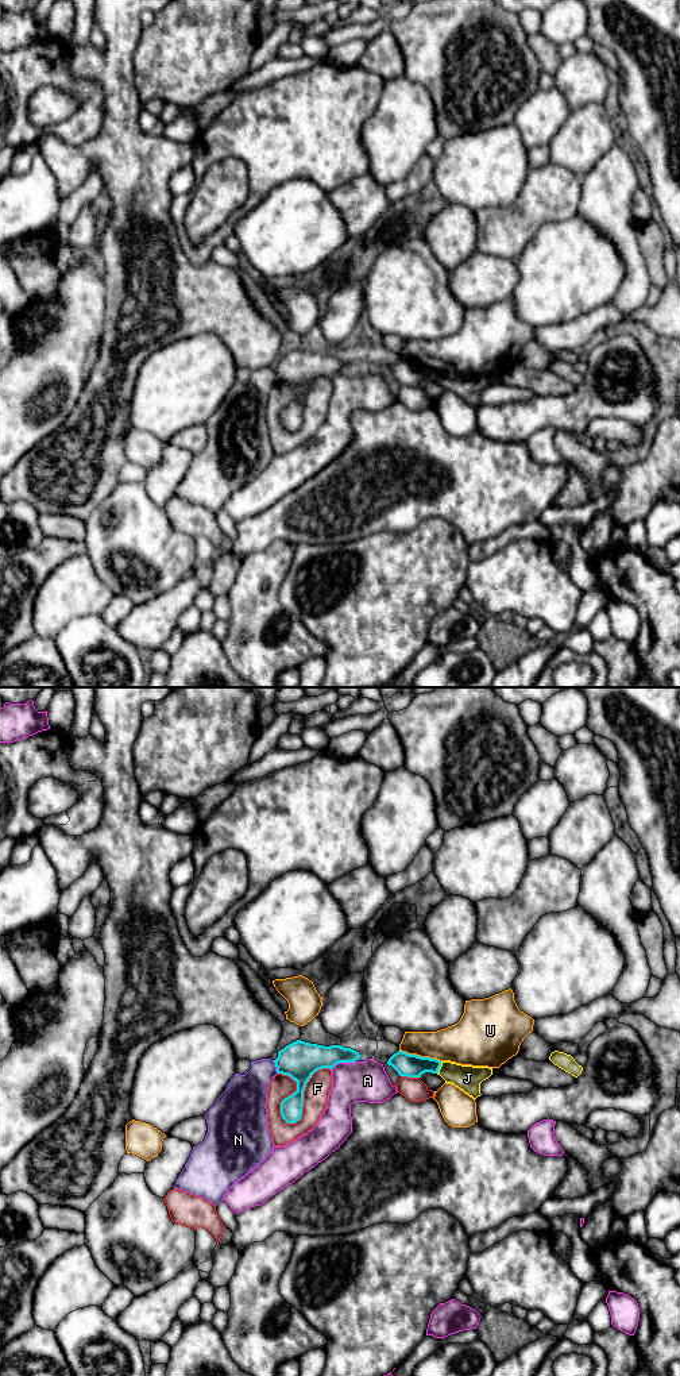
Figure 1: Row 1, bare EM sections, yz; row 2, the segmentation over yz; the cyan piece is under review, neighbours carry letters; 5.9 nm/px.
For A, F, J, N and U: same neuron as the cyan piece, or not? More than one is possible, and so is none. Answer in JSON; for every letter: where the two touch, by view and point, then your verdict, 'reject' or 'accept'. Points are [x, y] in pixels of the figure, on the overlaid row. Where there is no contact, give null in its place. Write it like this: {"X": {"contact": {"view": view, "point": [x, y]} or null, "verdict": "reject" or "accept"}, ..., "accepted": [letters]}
{"A": {"contact": {"view": "yz", "point": [343, 1062]}, "verdict": "reject"}, "F": {"contact": {"view": "yz", "point": [302, 1094]}, "verdict": "reject"}, "J": {"contact": {"view": "yz", "point": [439, 1068]}, "verdict": "reject"}, "N": {"contact": {"view": "yz", "point": [275, 1066]}, "verdict": "reject"}, "U": {"contact": {"view": "yz", "point": [420, 1056]}, "verdict": "reject"}, "accepted": []}

